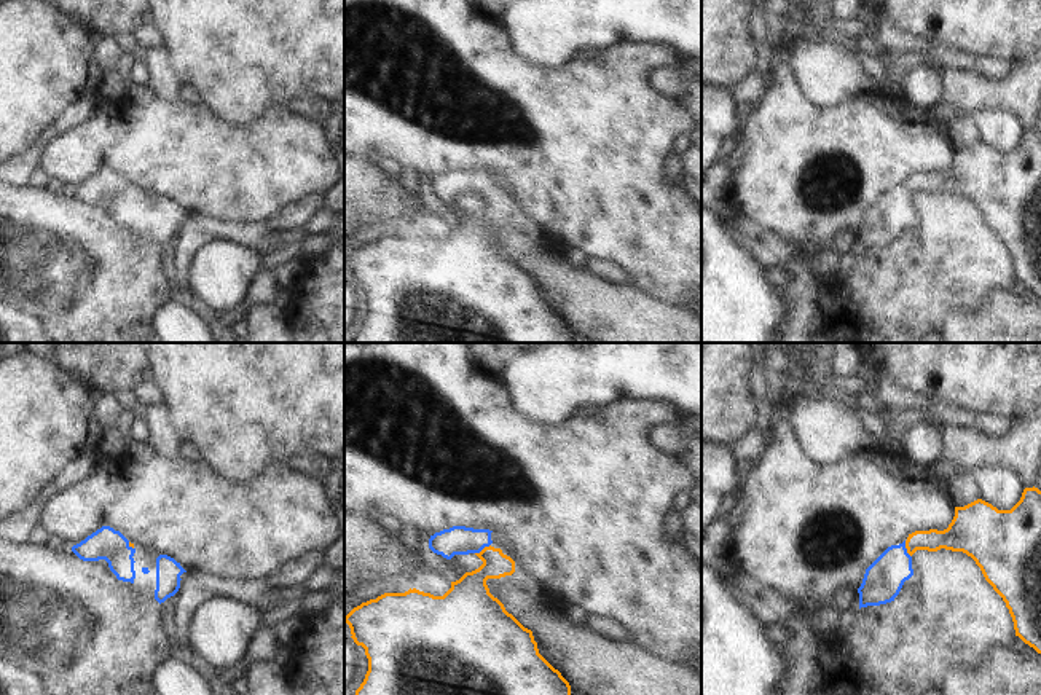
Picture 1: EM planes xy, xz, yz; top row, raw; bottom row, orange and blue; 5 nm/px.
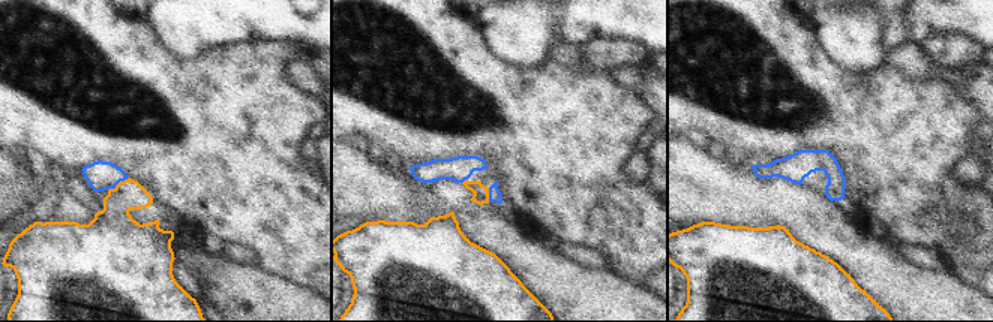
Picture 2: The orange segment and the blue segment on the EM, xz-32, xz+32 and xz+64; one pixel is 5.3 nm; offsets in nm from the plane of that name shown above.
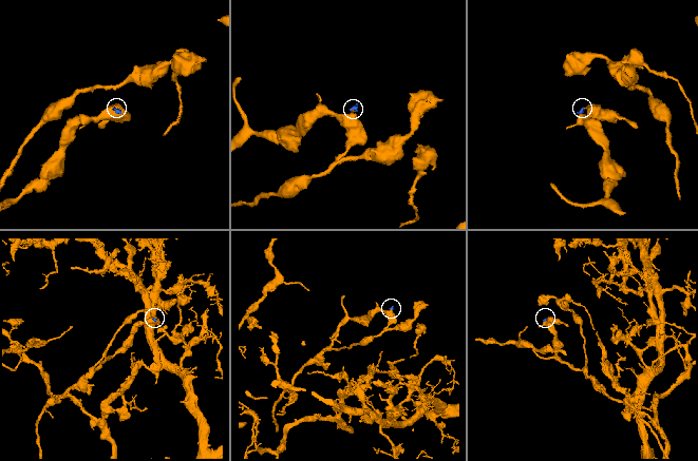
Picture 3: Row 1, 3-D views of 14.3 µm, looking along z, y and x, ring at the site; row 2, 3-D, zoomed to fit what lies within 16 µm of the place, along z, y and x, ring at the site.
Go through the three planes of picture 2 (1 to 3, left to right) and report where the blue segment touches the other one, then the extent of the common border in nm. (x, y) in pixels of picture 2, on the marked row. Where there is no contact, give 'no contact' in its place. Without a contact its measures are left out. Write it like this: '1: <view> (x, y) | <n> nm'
1: xz-32 (119, 183) | 130 nm
2: xz+32 (488, 195) | 80 nm
3: no contact

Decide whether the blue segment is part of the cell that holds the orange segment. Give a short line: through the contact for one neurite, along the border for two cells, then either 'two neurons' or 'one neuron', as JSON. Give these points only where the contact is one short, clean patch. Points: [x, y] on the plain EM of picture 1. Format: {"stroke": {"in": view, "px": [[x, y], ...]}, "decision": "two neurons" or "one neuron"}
{"stroke": {"in": "yz", "px": [[954, 180], [915, 184], [906, 190], [883, 222]]}, "decision": "one neuron"}

